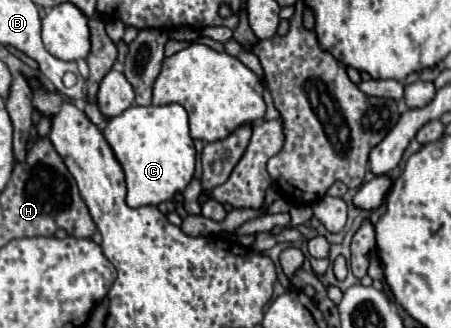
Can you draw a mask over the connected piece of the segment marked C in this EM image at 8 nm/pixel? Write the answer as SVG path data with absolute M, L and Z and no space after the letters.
M134 105L124 113L110 117L102 135L126 173L128 207L158 205L168 201L176 193L184 191L194 177L196 151L188 133L188 113L180 105Z

